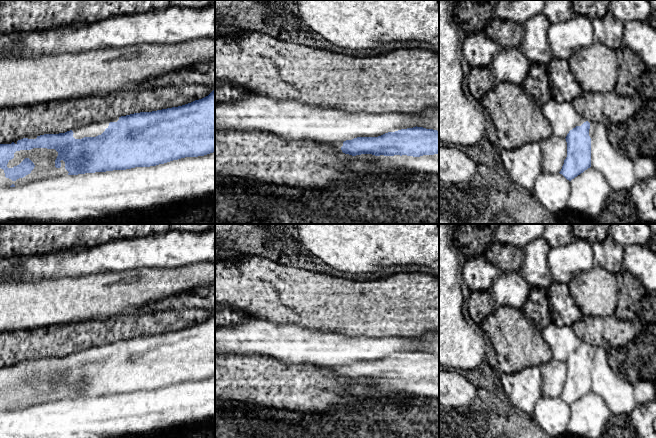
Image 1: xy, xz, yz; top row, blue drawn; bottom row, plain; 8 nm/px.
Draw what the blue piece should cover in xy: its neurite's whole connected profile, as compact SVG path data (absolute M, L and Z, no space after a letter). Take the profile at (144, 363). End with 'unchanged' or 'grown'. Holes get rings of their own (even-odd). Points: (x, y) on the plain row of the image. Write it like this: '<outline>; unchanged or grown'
M215 313L208 320L182 330L121 340L117 346L110 346L105 355L96 361L75 363L73 358L73 355L70 354L65 357L40 359L36 363L23 362L16 368L14 366L0 368L0 392L4 394L5 401L12 405L30 398L35 389L29 382L25 382L13 392L8 392L7 388L14 382L16 375L33 372L55 373L58 376L55 391L60 392L60 385L63 384L65 393L69 396L68 399L150 391L185 381L198 381L213 377L215 376Z; unchanged

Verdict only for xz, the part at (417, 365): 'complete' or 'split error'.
complete

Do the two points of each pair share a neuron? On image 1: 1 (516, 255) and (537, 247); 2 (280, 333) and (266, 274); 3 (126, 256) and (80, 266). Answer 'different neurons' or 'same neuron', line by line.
1: different neurons
2: different neurons
3: same neuron

